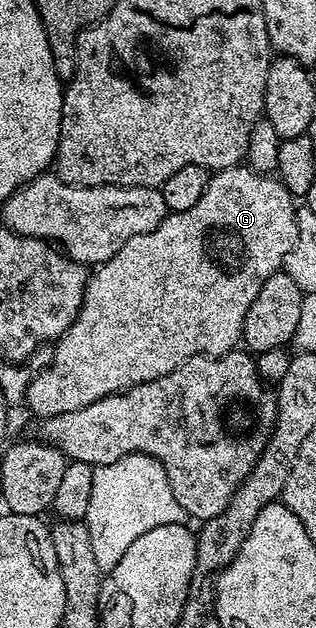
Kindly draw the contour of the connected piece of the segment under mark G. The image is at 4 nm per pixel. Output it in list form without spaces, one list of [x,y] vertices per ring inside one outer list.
[[[235,166],[223,168],[215,171],[211,175],[208,186],[201,196],[200,202],[196,206],[190,207],[183,212],[171,212],[162,221],[156,230],[148,234],[136,234],[136,238],[128,238],[120,250],[108,262],[97,265],[93,269],[92,275],[86,281],[86,293],[82,299],[82,308],[78,312],[78,317],[68,326],[68,330],[53,345],[55,357],[45,369],[38,372],[27,383],[24,393],[24,404],[27,404],[38,418],[47,416],[59,416],[68,410],[80,410],[84,406],[92,406],[92,402],[100,402],[100,398],[108,398],[117,392],[124,392],[127,388],[152,382],[188,362],[188,358],[193,356],[223,356],[225,352],[235,351],[236,345],[242,340],[242,327],[244,318],[248,314],[248,306],[256,302],[256,294],[260,294],[260,286],[272,278],[282,268],[284,258],[292,250],[296,242],[296,200],[282,181],[273,175],[254,172],[247,166]]]

